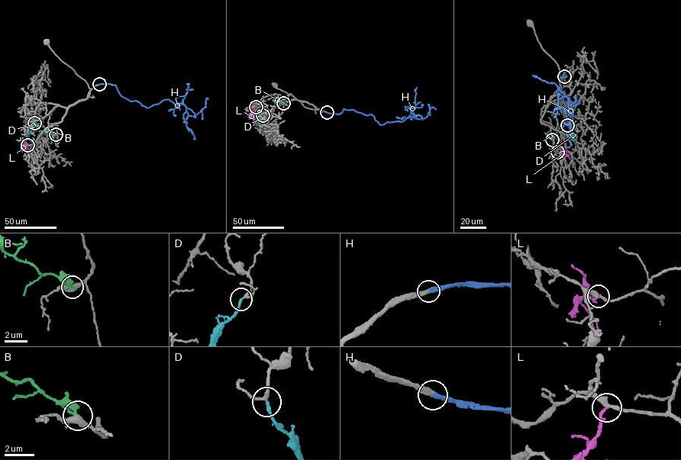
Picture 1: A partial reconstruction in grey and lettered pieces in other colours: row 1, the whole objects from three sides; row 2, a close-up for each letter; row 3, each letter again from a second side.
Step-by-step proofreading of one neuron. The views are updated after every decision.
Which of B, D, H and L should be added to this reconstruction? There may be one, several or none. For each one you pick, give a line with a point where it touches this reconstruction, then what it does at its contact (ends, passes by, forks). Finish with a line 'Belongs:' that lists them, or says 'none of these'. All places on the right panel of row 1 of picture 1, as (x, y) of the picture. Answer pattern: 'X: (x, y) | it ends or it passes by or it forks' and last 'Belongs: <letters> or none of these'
D: (567, 125) | it ends
H: (564, 76) | it ends
Belongs: D, H

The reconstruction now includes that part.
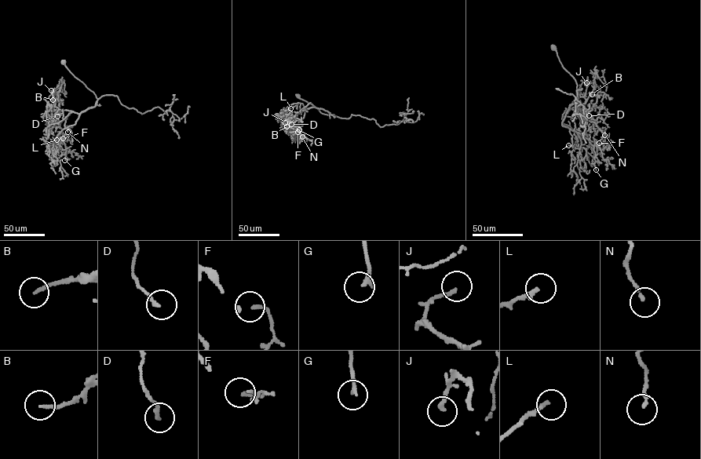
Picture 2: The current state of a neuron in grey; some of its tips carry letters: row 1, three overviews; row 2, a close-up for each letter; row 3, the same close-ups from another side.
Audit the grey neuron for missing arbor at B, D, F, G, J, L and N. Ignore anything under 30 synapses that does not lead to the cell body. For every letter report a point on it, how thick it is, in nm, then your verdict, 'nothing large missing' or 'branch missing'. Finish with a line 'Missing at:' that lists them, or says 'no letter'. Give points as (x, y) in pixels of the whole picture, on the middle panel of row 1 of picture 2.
B: place (286, 126); calibre 160 nm; branch missing
D: place (291, 124); calibre 170 nm; nothing large missing
F: place (297, 132); calibre 170 nm; nothing large missing
G: place (299, 129); calibre 190 nm; branch missing
J: place (285, 122); calibre 190 nm; nothing large missing
L: place (290, 108); calibre 190 nm; branch missing
N: place (302, 136); calibre 160 nm; nothing large missing
Missing at: B, G, L

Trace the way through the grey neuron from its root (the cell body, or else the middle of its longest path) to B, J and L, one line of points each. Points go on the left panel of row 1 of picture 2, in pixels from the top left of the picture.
B: (63, 62), (93, 92), (97, 100), (94, 106), (77, 113), (59, 109), (55, 106), (56, 100), (52, 100)
J: (63, 62), (93, 92), (97, 99), (95, 105), (79, 113), (61, 110), (53, 106), (53, 93), (51, 90)
L: (63, 62), (93, 92), (97, 100), (94, 106), (83, 111), (75, 123), (63, 129), (52, 142), (56, 140)

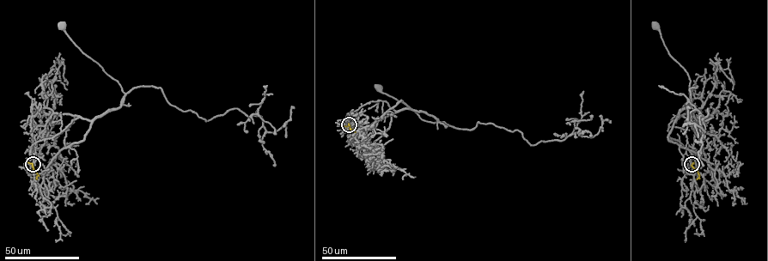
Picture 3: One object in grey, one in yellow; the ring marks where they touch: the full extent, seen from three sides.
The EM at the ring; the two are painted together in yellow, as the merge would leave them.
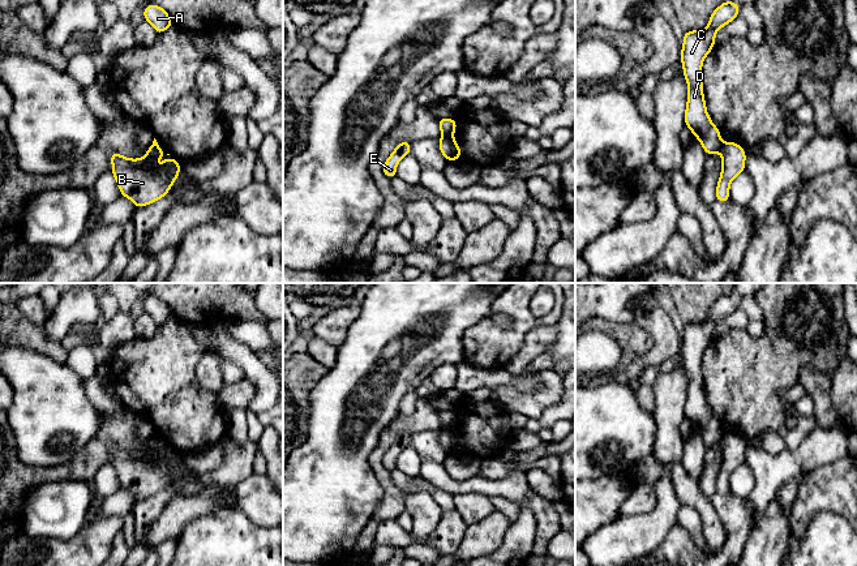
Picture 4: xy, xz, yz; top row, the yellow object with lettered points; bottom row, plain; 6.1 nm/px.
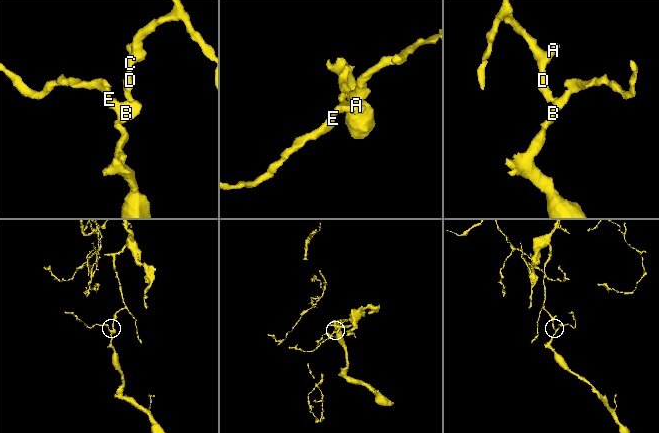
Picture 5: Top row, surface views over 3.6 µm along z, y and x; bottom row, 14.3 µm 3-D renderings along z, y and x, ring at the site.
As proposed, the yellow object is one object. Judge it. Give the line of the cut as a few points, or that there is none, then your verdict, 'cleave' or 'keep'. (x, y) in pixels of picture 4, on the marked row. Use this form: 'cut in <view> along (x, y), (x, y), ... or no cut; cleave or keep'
cut in xz along (442, 134), (450, 137); cleave

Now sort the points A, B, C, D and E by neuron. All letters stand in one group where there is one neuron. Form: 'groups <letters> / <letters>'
groups A C D / B E

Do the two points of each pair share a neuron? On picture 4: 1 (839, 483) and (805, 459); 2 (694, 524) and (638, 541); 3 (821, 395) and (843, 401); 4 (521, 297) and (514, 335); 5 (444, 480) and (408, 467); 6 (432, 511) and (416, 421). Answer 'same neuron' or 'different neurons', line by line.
1: different neurons
2: different neurons
3: different neurons
4: same neuron
5: different neurons
6: different neurons

